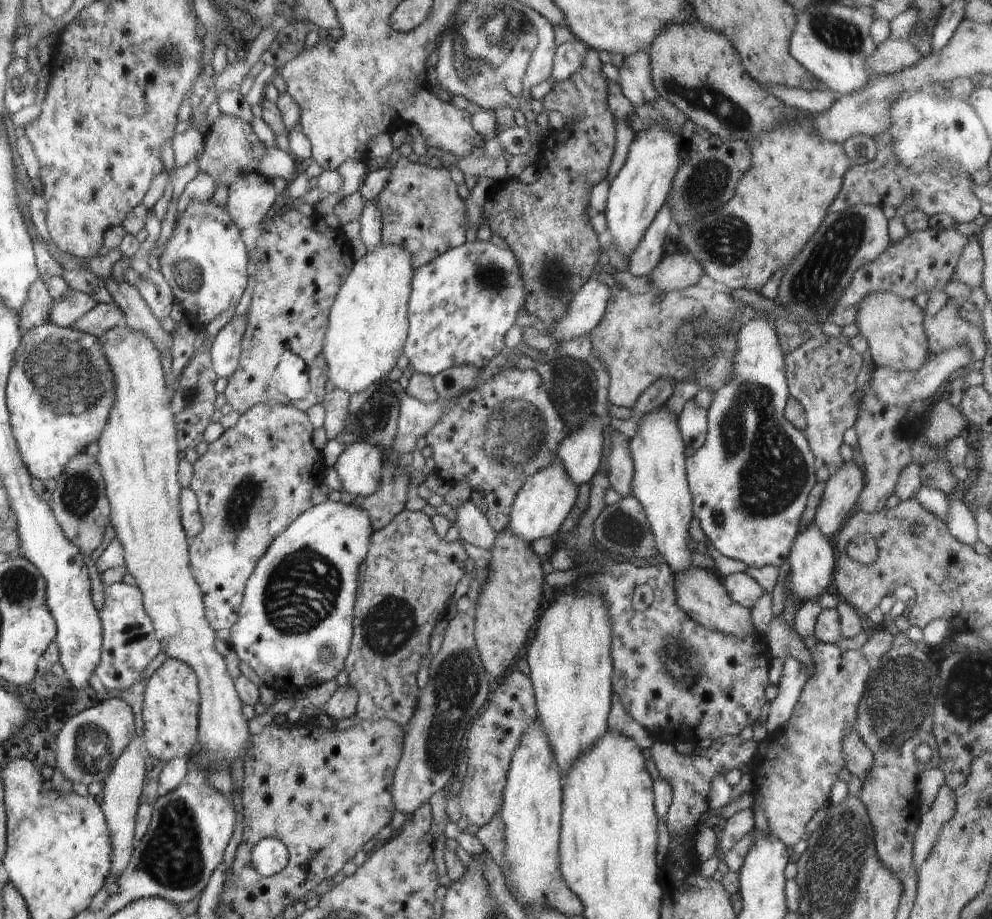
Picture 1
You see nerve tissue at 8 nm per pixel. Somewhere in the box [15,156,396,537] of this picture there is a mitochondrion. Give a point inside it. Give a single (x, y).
(59, 368)

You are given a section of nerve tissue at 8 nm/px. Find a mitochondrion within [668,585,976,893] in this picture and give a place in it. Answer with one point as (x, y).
(897, 707)

